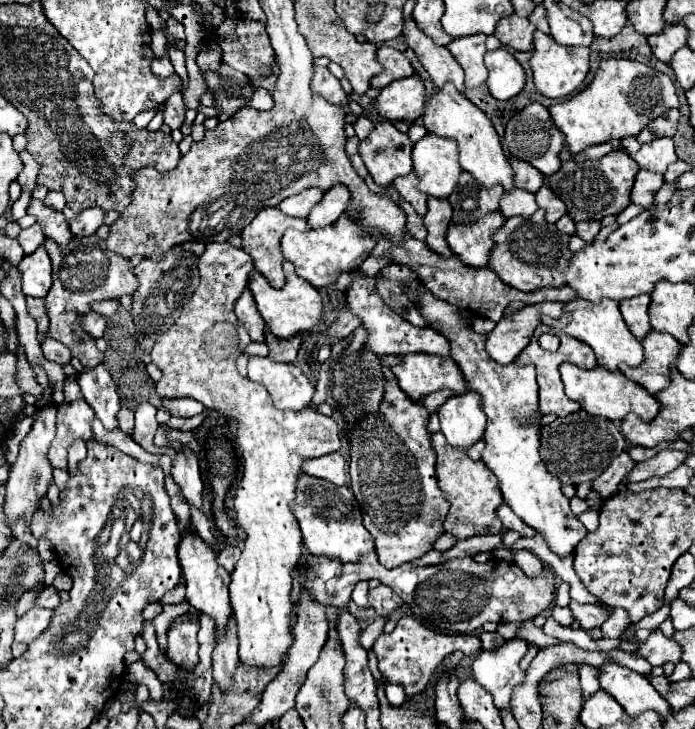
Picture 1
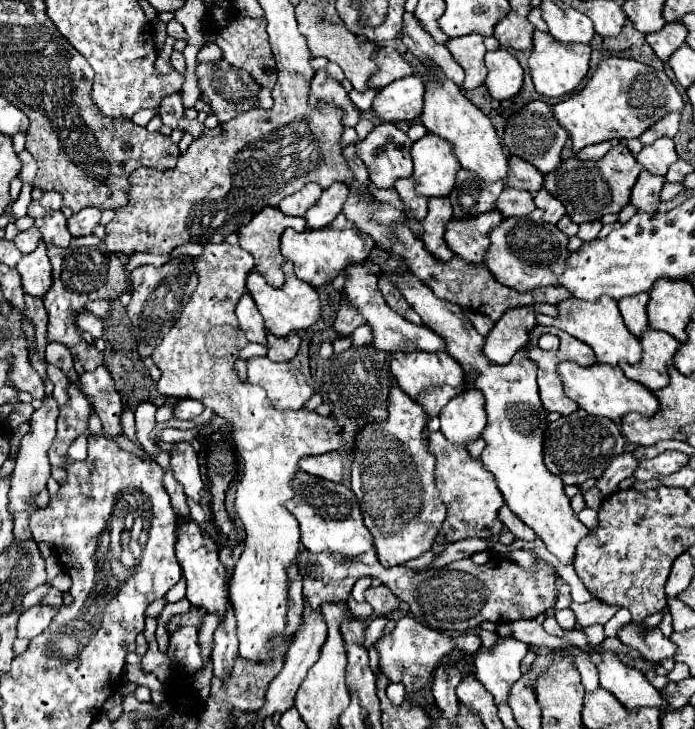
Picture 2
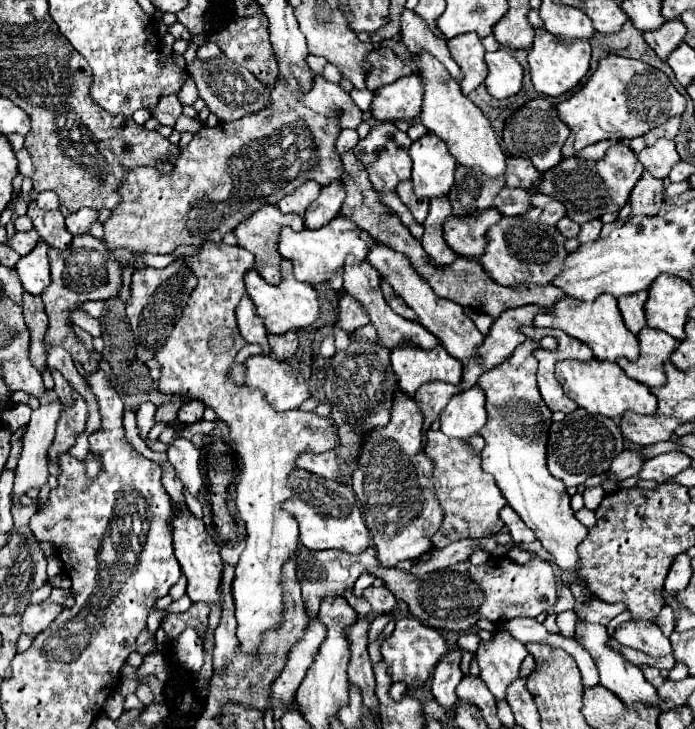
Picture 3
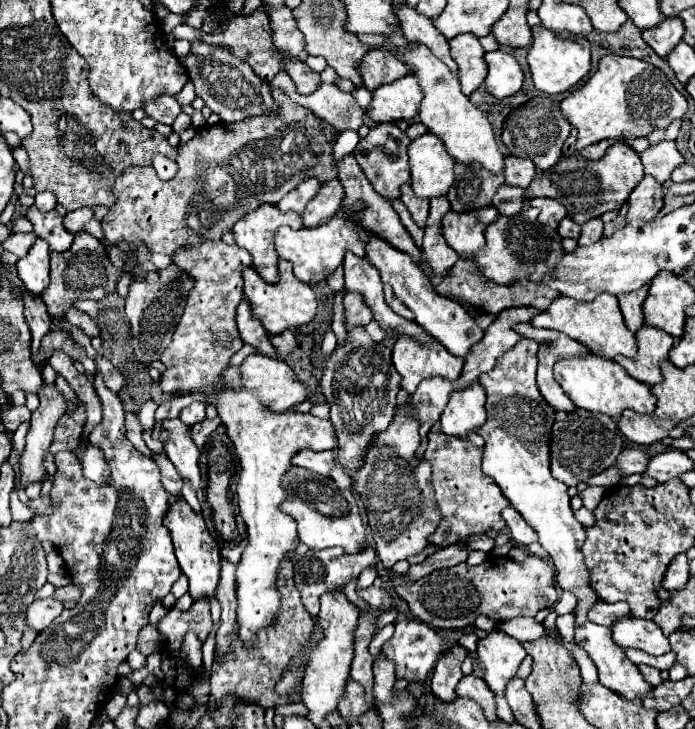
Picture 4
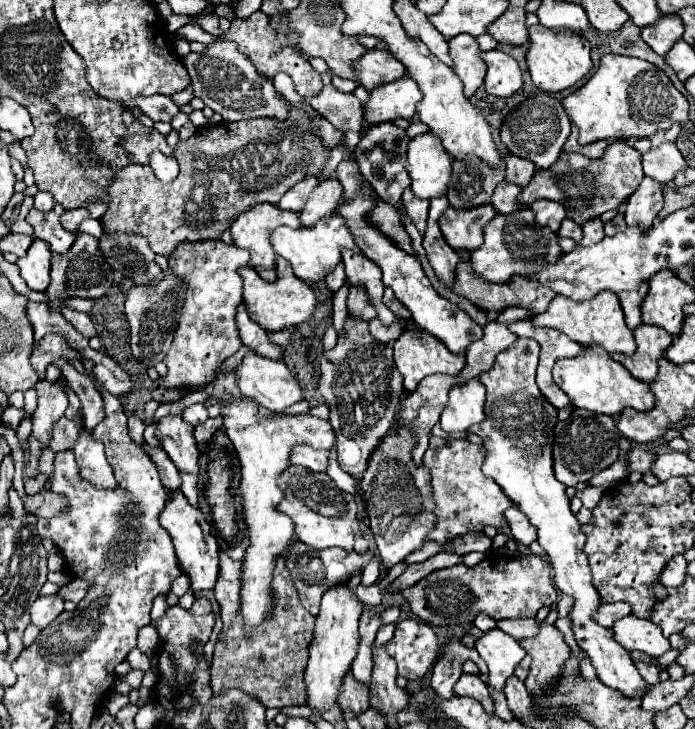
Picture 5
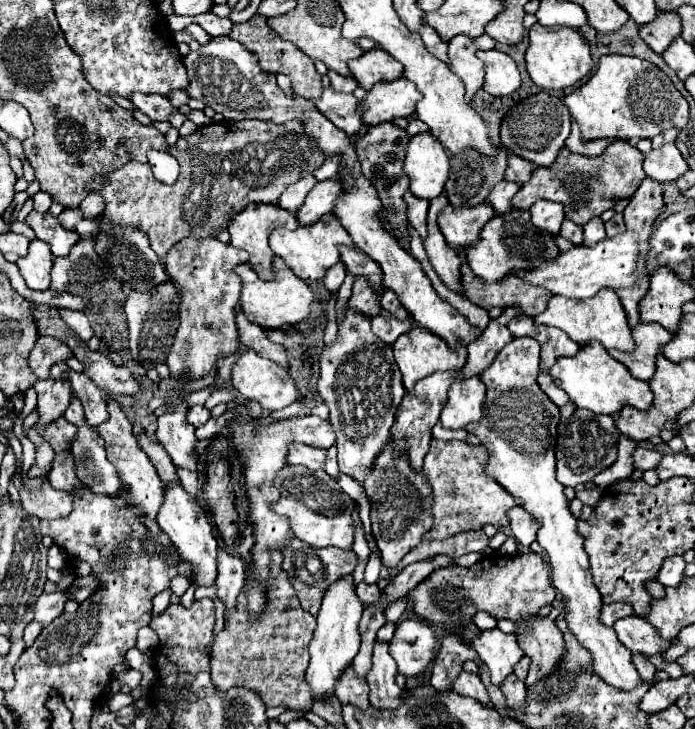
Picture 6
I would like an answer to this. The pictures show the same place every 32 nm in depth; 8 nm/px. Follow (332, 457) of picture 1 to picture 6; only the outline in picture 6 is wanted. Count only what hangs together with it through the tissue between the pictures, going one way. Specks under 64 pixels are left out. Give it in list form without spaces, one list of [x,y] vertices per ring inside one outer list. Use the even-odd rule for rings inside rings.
[[[298,442],[290,444],[288,464],[302,464],[310,470],[322,470],[324,460],[326,460],[326,450],[316,450],[312,446],[304,446],[304,444],[298,444]]]

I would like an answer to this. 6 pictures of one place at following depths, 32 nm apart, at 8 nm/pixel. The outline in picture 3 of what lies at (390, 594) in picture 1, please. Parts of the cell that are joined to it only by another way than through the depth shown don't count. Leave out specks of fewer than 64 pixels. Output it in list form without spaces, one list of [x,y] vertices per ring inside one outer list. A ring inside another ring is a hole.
[[[370,586],[364,590],[364,600],[370,602],[376,614],[390,614],[396,608],[396,596],[386,586]]]

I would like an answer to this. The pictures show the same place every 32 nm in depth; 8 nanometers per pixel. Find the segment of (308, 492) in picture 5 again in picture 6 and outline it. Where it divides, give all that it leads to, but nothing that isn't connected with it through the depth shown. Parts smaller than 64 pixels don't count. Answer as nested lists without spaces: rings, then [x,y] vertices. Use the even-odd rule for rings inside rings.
[[[286,464],[284,470],[280,470],[280,474],[276,476],[276,486],[282,490],[282,498],[274,504],[272,510],[276,514],[284,514],[290,520],[296,538],[312,548],[338,546],[352,550],[356,532],[352,512],[356,508],[356,502],[346,492],[342,492],[342,488],[324,470],[312,472],[304,466]]]

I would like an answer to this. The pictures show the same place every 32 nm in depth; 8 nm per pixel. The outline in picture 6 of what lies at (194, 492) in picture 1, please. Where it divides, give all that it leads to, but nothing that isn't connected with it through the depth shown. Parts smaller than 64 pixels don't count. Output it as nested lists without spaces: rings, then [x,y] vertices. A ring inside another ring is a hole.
[[[182,396],[174,398],[168,404],[172,406],[172,410],[158,418],[156,438],[166,448],[166,452],[170,454],[176,466],[186,468],[186,470],[196,470],[194,426],[184,420],[184,412],[188,406],[184,404]]]

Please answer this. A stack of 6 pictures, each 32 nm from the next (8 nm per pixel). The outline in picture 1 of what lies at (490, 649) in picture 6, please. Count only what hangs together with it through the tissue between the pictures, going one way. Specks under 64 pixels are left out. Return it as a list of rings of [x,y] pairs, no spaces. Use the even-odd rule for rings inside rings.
[[[506,640],[500,648],[486,652],[474,660],[474,678],[492,696],[498,710],[512,710],[514,688],[524,682],[524,670],[518,666],[520,658],[526,654],[528,644],[524,640]]]

